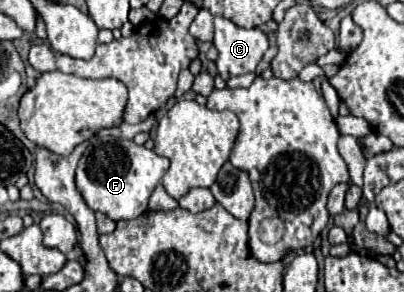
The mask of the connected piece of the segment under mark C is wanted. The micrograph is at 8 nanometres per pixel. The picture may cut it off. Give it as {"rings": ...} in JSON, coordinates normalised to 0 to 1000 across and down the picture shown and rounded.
{"rings":[[[532,58],[527,154],[542,175],[537,243],[562,277],[582,257],[631,250],[666,140],[646,99],[601,99],[557,58]]]}

